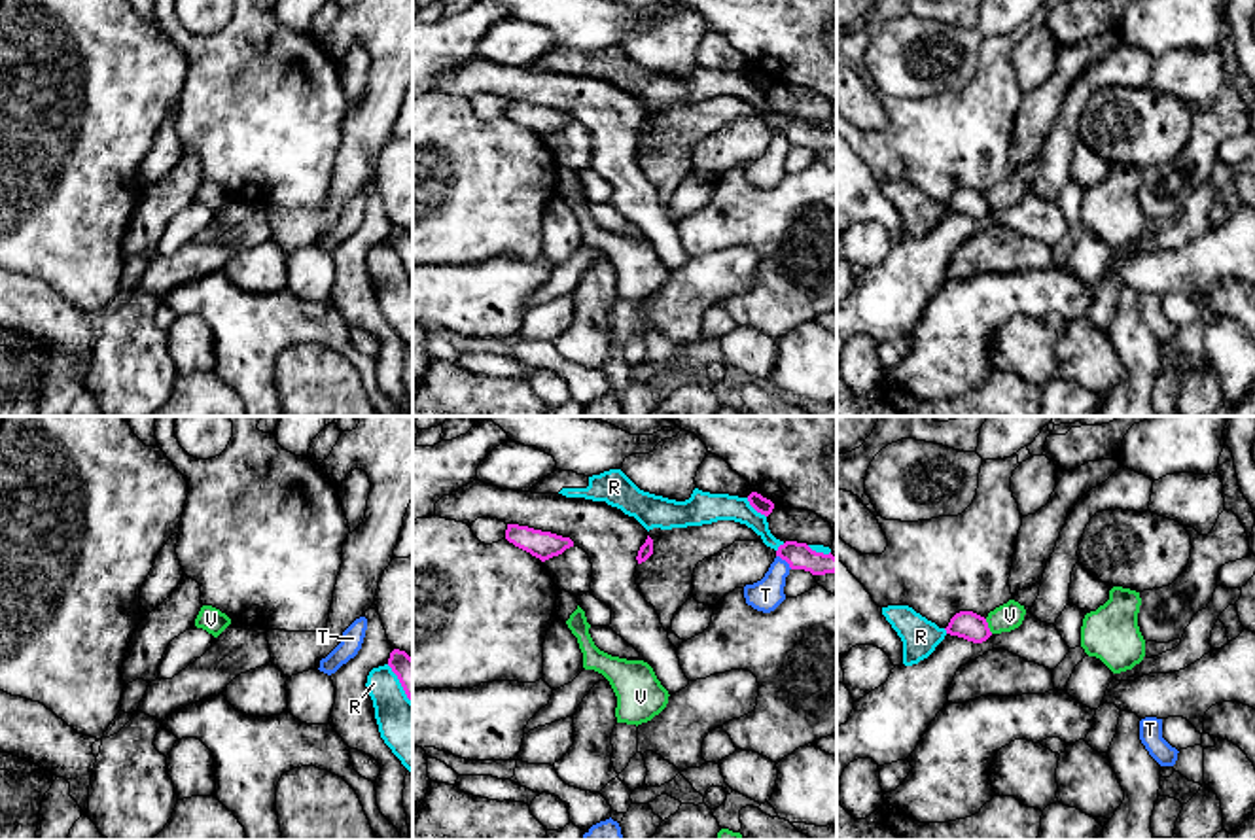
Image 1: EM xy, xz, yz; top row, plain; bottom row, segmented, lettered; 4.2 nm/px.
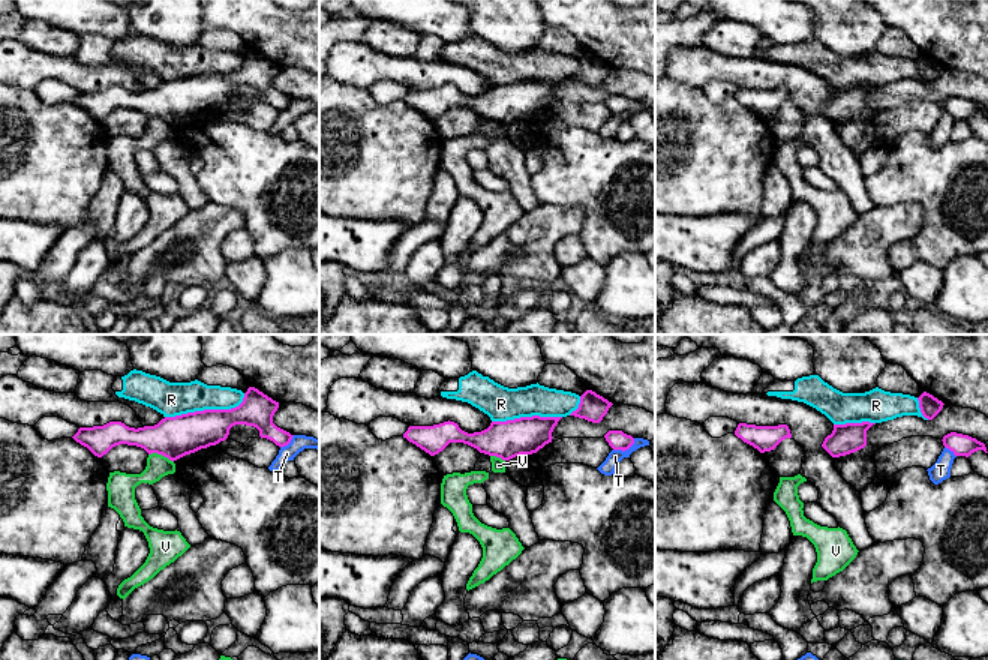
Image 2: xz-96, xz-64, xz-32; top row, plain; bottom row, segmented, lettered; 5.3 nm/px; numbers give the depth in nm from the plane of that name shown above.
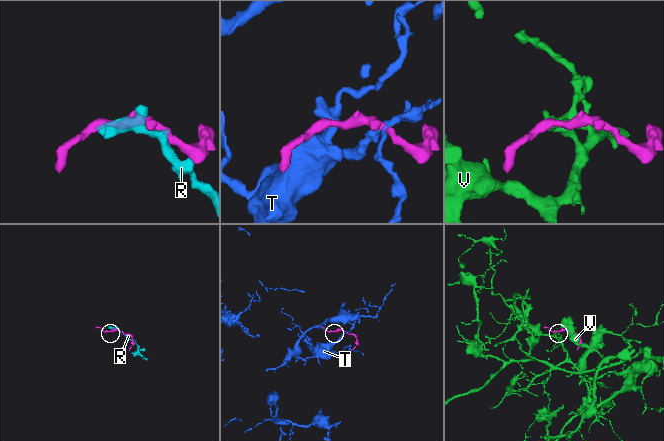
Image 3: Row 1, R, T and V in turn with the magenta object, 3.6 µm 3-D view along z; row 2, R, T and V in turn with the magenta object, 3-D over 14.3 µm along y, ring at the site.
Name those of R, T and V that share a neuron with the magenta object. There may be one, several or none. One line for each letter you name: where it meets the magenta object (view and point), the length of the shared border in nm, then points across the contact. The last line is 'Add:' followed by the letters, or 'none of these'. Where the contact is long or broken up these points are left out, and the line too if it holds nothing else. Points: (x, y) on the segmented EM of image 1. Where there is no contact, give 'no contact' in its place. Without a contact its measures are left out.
Add: none of these

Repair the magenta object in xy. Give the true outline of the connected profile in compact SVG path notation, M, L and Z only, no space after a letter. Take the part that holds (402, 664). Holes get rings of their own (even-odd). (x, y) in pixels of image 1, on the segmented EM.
M394 649L388 666L398 675L407 698L413 702L413 658L405 651Z

